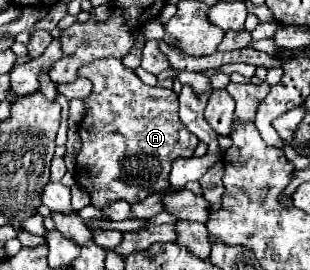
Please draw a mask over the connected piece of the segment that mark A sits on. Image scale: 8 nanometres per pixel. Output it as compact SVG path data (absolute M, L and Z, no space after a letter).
M105 58L87 64L79 70L79 76L89 78L93 84L91 96L85 98L87 116L79 124L79 136L83 146L75 166L75 172L79 168L79 186L89 192L91 204L95 208L103 208L105 204L111 204L115 200L127 200L129 204L133 204L137 200L143 200L145 196L151 196L153 192L169 190L169 172L173 160L193 156L199 144L197 136L193 136L179 120L177 94L161 86L143 84L133 70L125 68L121 60L116 58Z

